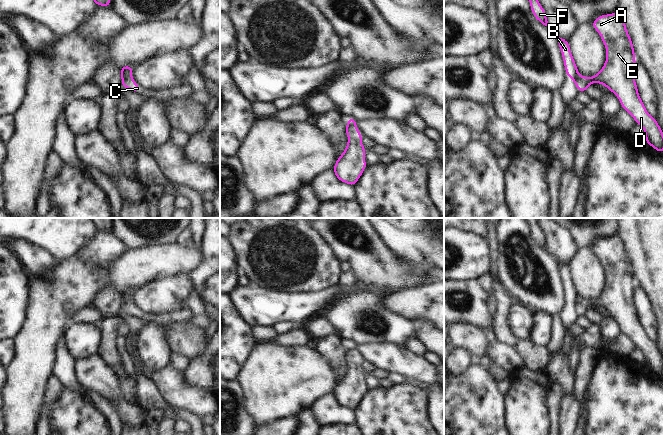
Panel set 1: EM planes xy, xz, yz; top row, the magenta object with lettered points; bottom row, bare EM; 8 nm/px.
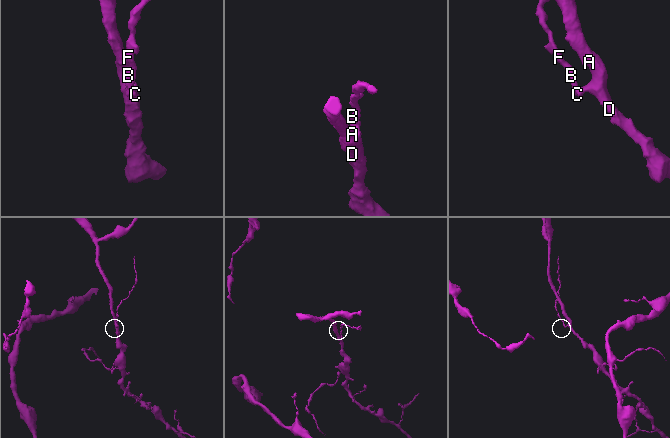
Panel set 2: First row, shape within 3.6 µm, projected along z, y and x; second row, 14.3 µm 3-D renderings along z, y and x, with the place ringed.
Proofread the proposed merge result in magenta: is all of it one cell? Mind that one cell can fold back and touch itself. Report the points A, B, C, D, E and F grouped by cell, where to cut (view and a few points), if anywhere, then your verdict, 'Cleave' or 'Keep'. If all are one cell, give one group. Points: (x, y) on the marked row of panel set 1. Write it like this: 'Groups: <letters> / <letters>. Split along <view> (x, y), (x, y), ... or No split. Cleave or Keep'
Groups: A C D E / B F. Split along xy (130, 75), (125, 76), (121, 80). Cleave.

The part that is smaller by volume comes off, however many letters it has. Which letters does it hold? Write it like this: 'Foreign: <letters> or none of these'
Foreign: B, F

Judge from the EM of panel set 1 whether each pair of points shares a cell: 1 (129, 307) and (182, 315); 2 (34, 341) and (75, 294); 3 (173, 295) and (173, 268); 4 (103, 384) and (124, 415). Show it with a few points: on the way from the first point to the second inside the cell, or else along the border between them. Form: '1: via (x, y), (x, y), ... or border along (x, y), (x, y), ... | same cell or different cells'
1: via (142, 315), (144, 317), (169, 317) | same cell
2: via (42, 328), (47, 315), (62, 300) | same cell
3: border along (188, 274), (153, 277), (150, 280) | different cells
4: via (111, 392), (122, 407) | same cell

